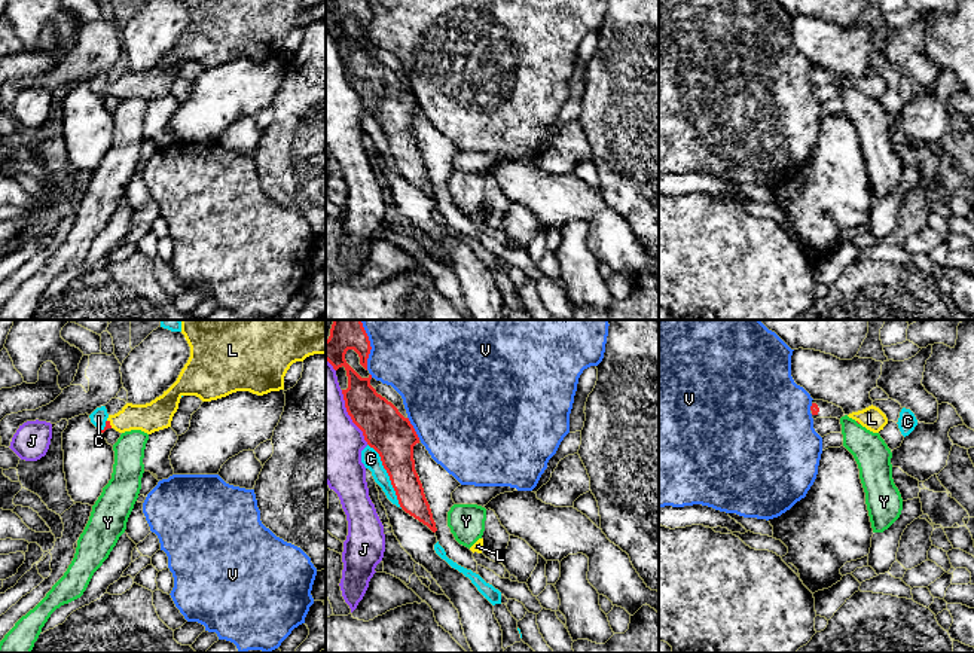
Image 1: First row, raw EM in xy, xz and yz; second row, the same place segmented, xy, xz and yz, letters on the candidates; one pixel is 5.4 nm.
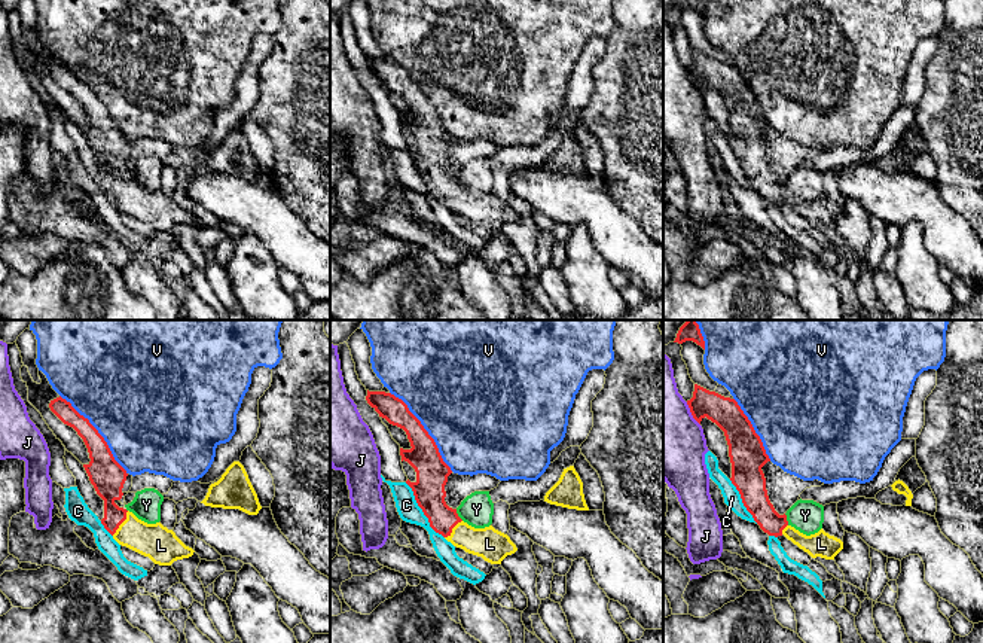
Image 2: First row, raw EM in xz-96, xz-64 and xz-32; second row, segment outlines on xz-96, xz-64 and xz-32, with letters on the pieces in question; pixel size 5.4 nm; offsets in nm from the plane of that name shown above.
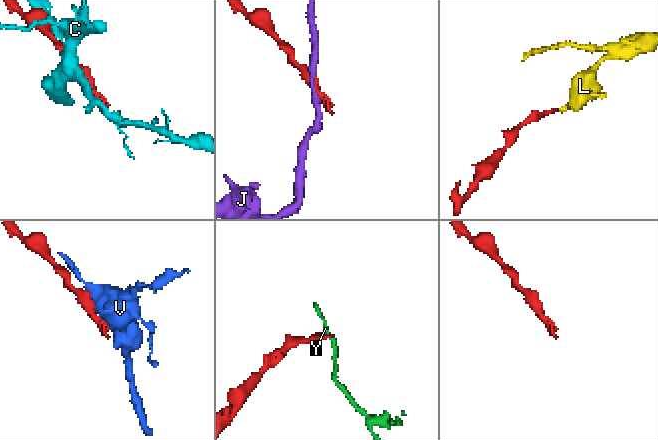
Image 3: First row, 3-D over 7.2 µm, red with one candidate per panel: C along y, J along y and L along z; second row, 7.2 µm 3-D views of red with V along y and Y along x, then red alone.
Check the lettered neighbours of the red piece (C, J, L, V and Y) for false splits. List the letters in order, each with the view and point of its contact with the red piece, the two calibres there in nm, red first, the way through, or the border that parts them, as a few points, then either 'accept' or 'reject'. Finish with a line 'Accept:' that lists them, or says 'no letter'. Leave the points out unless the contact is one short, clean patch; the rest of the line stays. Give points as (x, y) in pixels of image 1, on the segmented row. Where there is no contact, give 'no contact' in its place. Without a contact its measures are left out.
C: meets red in xz at (388, 475); 240 nm thick on the red side, 100 nm on the other; reject
J: meets red in xz at (350, 415); 240 nm thick on the red side, 380 nm on the other; reject
L: meets red in xy at (109, 424); 30 nm thick on the red side, 160 nm on the other; runs through xy (107, 423), (109, 424), (131, 417), (152, 417); accept
V: meets red in xz at (369, 345); 180 nm thick on the red side, 480 nm on the other; reject
Y: no contact; reject
Accept: L

